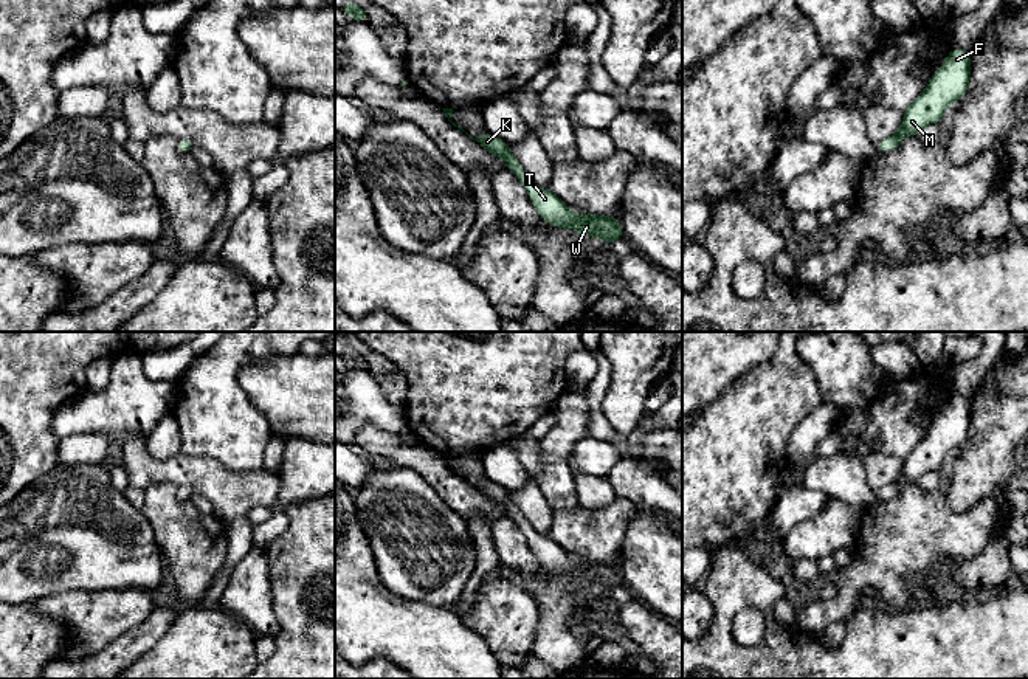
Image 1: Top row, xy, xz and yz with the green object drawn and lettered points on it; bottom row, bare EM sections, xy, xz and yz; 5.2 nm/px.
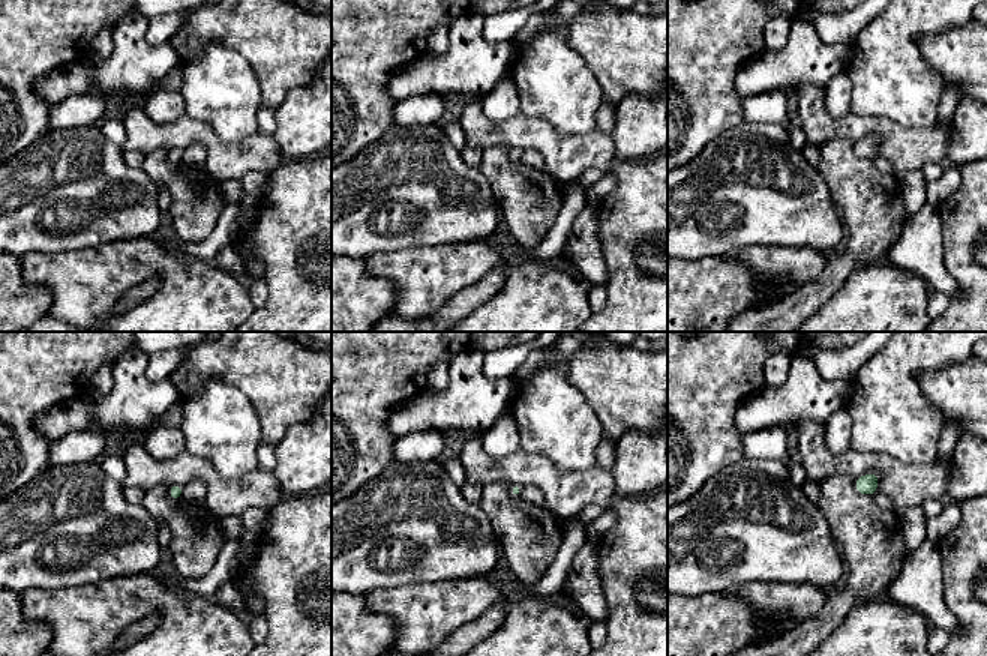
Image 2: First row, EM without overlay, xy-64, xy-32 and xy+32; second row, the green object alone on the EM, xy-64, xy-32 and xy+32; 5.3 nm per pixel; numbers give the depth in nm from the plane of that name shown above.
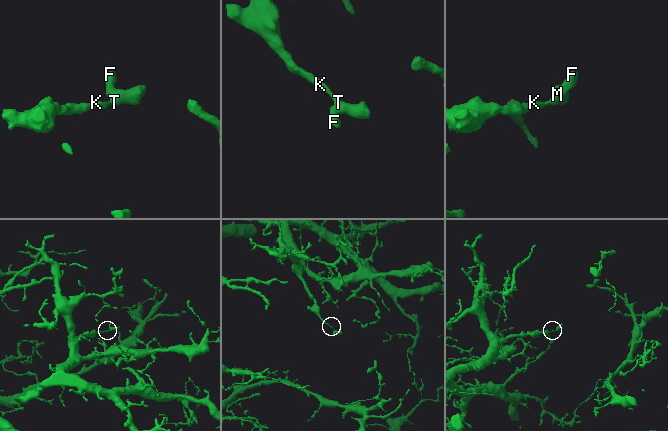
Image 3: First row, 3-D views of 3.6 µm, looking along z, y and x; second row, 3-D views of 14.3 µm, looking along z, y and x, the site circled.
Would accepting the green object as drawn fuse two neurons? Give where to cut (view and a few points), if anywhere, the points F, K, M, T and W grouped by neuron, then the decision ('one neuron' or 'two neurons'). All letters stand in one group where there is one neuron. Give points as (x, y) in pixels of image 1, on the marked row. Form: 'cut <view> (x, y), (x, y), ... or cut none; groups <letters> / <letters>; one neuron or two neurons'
cut none; groups F K M T W; one neuron

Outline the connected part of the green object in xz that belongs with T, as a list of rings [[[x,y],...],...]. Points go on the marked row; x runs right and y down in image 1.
[[[492,135],[470,138],[478,141],[490,153],[501,158],[507,164],[509,171],[513,172],[519,178],[521,184],[529,191],[529,197],[535,209],[549,225],[574,229],[580,236],[597,236],[609,245],[616,239],[623,237],[617,215],[575,215],[572,208],[567,206],[561,198],[554,195],[549,189],[535,184],[515,155],[510,152],[505,141]]]

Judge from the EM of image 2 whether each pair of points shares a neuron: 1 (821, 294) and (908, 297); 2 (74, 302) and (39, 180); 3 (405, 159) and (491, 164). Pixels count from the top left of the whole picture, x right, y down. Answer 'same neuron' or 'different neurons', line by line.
1: different neurons
2: different neurons
3: different neurons

